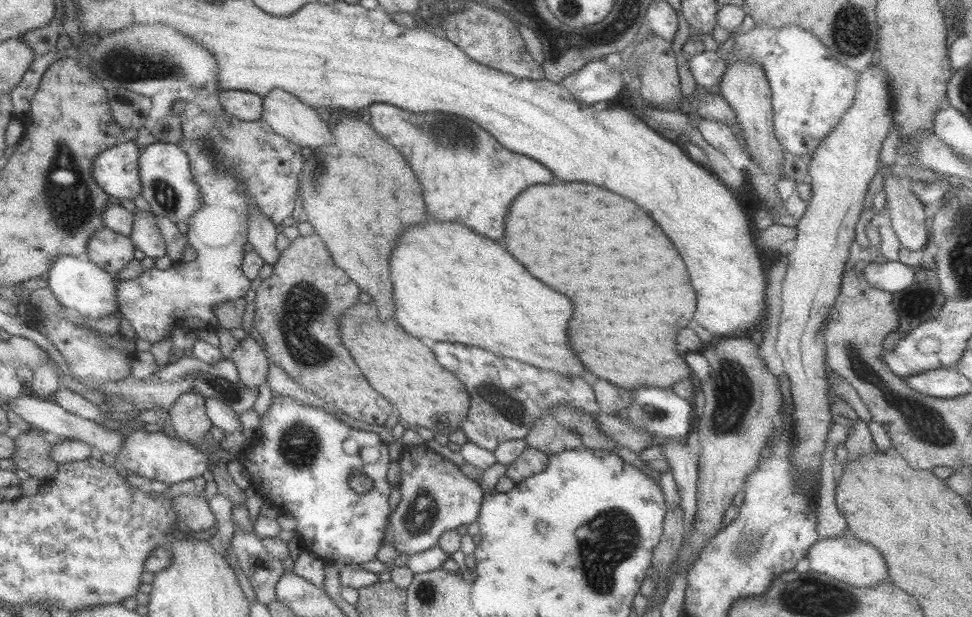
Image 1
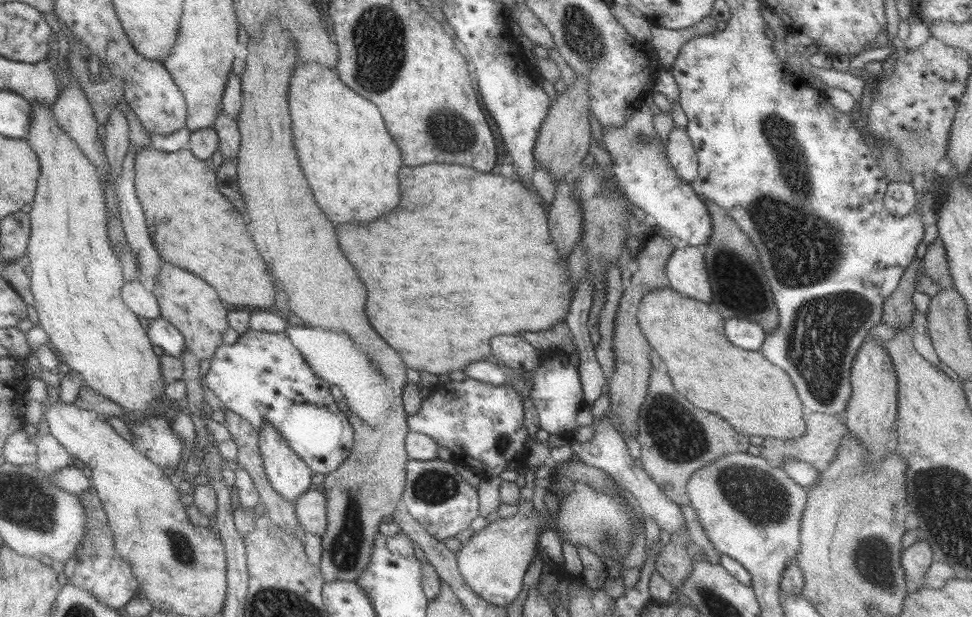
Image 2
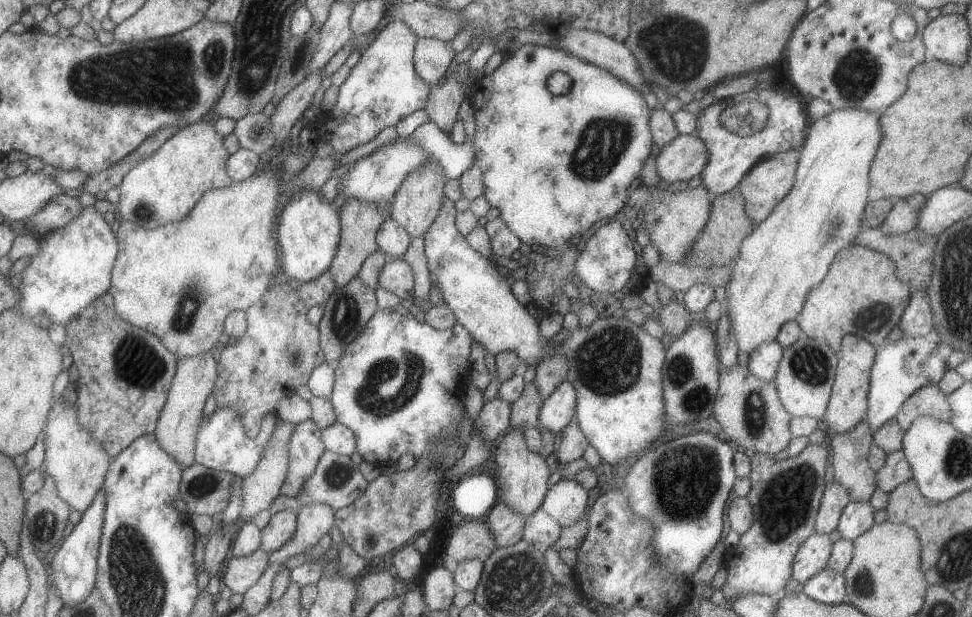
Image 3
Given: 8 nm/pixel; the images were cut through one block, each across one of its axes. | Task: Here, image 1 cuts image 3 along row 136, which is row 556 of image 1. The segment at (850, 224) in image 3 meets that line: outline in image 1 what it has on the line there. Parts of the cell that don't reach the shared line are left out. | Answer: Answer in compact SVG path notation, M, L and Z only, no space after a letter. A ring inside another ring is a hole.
M844 533L843 535L820 539L816 541L808 550L810 571L828 574L836 580L848 582L852 586L874 586L878 582L890 582L888 578L888 566L881 552L878 552L873 544L864 542L854 535Z

